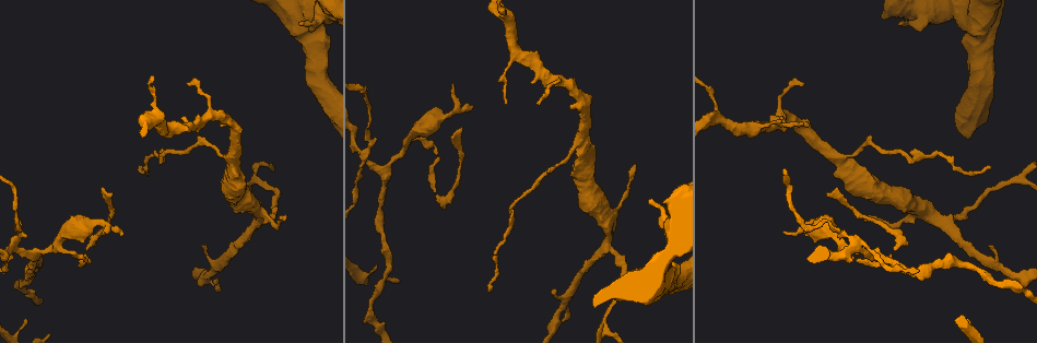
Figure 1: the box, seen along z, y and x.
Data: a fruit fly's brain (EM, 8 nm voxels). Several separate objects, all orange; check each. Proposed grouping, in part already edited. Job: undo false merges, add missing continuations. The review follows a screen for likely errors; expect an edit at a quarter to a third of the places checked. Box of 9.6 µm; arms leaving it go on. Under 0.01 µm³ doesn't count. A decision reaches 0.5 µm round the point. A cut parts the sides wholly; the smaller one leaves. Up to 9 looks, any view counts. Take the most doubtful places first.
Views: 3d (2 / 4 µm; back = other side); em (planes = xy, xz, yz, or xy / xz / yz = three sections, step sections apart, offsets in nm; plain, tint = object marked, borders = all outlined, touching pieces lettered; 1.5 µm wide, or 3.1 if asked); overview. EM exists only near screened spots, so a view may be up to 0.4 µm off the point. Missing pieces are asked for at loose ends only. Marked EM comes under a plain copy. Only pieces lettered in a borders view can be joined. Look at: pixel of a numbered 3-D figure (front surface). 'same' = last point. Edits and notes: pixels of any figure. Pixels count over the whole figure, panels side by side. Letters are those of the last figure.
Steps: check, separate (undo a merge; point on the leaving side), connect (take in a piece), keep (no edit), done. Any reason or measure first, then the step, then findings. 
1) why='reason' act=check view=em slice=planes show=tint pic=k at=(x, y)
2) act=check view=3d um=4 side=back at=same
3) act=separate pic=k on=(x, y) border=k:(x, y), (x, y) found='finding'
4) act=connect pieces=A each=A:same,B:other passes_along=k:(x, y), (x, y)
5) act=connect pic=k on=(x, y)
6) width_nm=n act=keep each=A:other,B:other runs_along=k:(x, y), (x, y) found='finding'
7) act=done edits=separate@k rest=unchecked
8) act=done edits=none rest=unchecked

why='an open end' act=check view=em slice=xy step=8 show=tint pic=1 at=(898, 25)

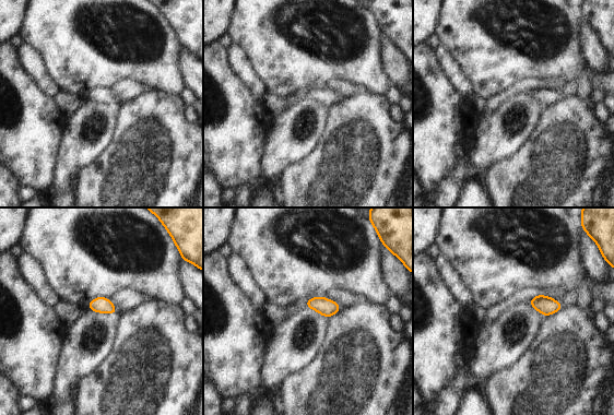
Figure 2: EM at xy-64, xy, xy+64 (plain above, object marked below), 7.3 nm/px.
why='cut it another way' act=check view=em slice=planes show=borders at=same

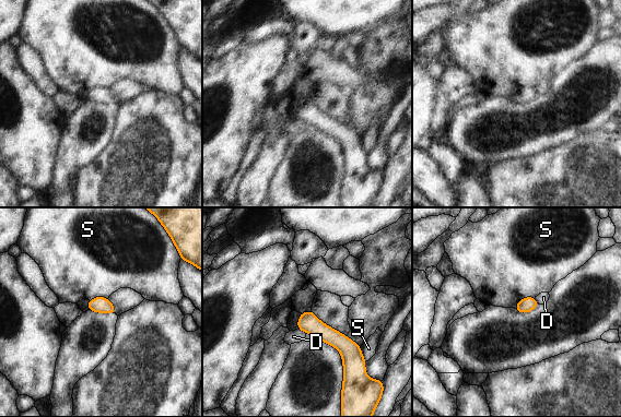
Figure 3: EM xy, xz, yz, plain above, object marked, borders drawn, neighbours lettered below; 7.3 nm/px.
act=keep each=D:other,S:other found='none of them fits'

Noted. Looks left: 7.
why='an open end' act=check view=3d um=4 side=back pic=1 at=(895, 250)

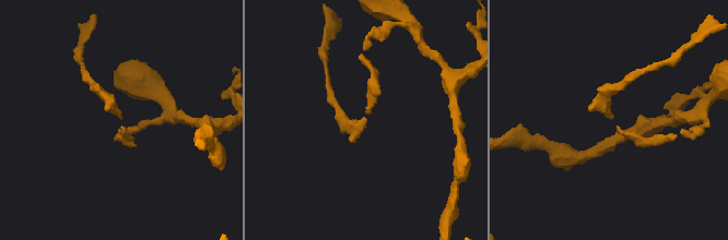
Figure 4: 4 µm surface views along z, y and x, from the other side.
why='now the EM' act=check view=em slice=planes show=borders pic=4 at=(611, 118)

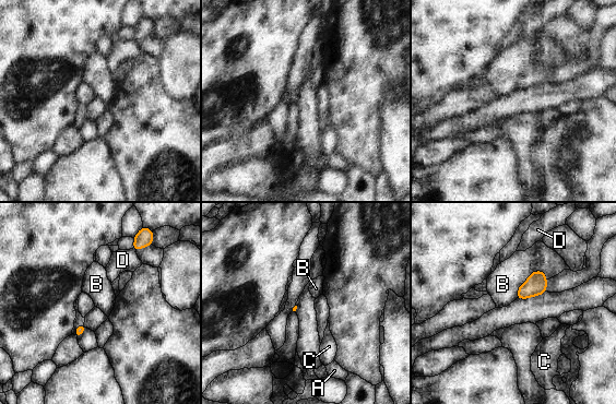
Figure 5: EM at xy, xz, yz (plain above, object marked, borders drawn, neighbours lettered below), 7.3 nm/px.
act=keep each=A:other,B:other,C:other,D:other border=5:(545, 273), (531, 272), (514, 298) found='no lettered piece goes on from it'

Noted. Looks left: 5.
why='an open end' act=check view=em slice=planes show=tint pic=1 at=(219, 288)

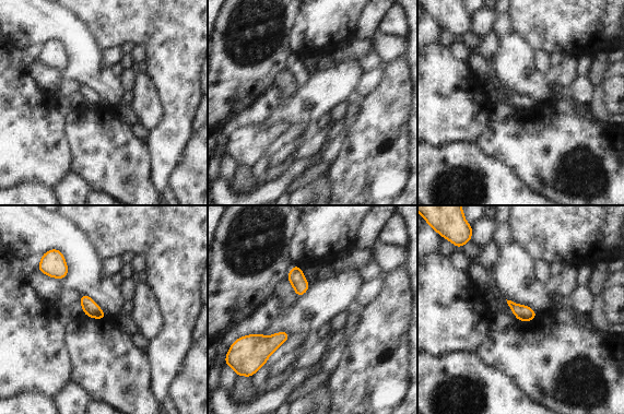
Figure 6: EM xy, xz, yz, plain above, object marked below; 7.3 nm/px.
why='what lies round it' act=check view=em slice=planes show=borders at=same

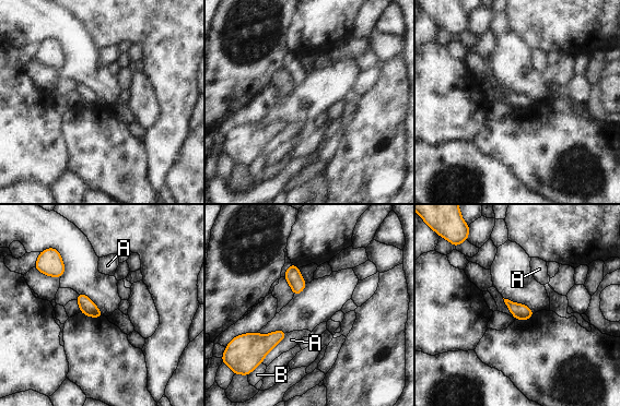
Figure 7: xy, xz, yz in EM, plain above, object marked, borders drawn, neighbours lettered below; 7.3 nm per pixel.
width_nm=110 act=keep each=A:other,B:other border=7:(288, 333), (265, 356), (261, 362) found='none of them fits'

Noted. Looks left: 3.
why='an open end' act=check view=3d um=4 pic=1 at=(488, 290)

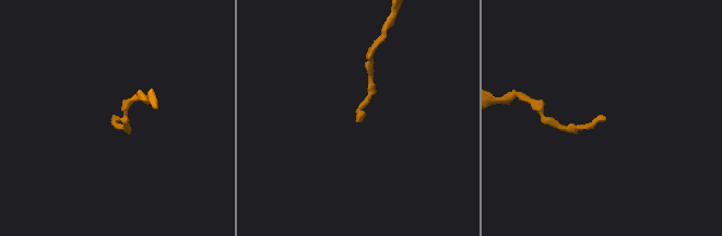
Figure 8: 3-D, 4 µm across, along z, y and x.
why='need the tissue' act=check view=em slice=planes show=borders pic=8 at=(115, 120)

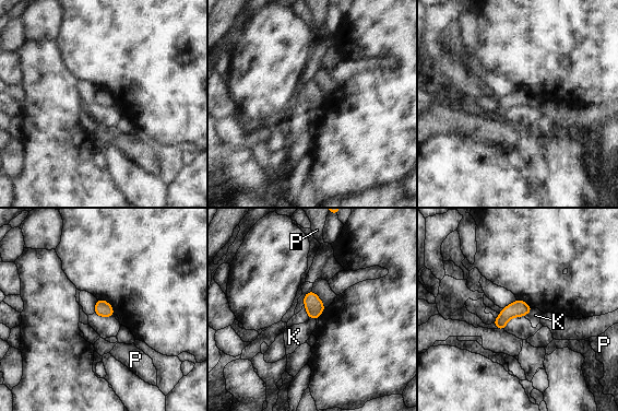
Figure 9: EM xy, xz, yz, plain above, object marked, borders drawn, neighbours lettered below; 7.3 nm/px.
width_nm=120 act=keep each=K:other,P:other border=9:(533, 307), (525, 316) found='none of them fits'

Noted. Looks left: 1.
act=done edits=none rest=unchecked

